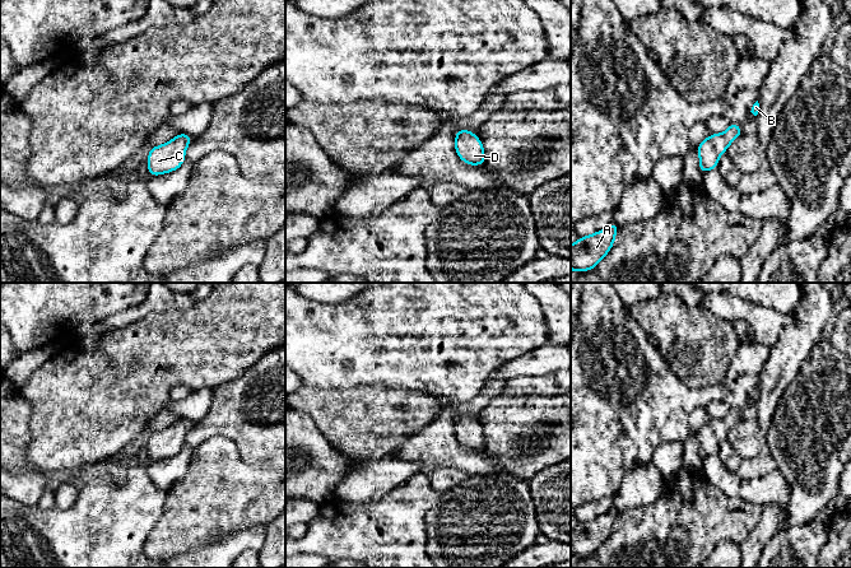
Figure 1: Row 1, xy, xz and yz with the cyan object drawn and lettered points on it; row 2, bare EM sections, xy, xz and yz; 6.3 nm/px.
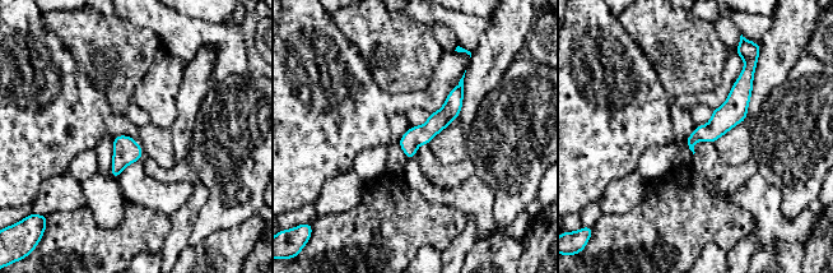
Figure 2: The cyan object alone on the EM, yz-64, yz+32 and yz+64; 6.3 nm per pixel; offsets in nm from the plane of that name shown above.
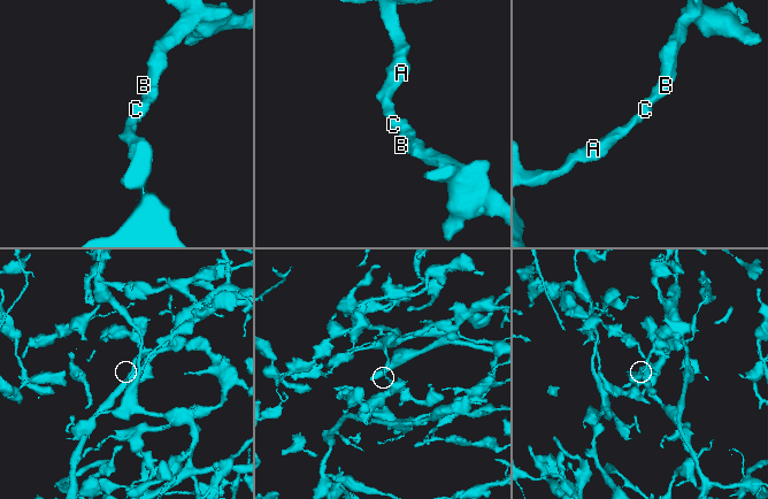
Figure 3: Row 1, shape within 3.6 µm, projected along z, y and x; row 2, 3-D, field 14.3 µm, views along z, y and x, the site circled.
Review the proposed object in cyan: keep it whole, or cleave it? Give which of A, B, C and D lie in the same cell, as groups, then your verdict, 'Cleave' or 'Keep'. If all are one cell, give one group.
Groups: A B C D. Keep

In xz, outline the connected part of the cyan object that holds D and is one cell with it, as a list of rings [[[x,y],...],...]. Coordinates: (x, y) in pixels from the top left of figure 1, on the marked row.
[[[457,130],[455,138],[455,152],[462,162],[470,166],[485,163],[483,144],[475,134],[470,130]]]

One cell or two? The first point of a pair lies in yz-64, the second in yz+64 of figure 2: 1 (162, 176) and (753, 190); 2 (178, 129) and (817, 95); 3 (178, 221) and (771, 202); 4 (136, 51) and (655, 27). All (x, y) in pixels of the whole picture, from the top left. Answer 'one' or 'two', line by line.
1: two
2: two
3: two
4: one

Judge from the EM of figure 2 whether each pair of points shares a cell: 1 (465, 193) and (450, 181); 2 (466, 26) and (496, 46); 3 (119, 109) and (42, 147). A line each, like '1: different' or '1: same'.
1: different
2: different
3: different

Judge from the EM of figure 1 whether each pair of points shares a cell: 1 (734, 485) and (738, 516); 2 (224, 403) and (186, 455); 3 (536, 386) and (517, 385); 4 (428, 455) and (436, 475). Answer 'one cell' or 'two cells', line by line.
1: two cells
2: two cells
3: one cell
4: two cells

